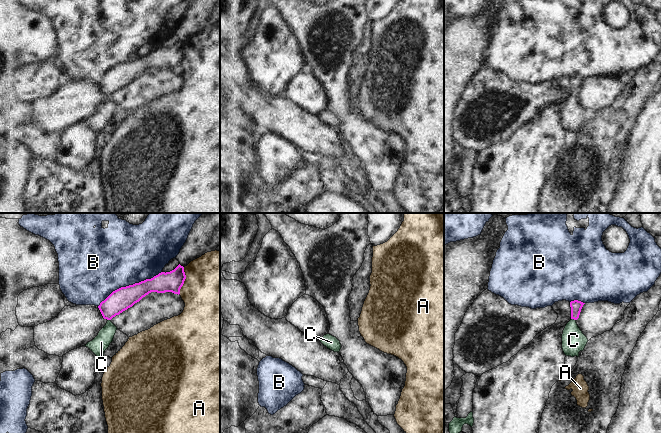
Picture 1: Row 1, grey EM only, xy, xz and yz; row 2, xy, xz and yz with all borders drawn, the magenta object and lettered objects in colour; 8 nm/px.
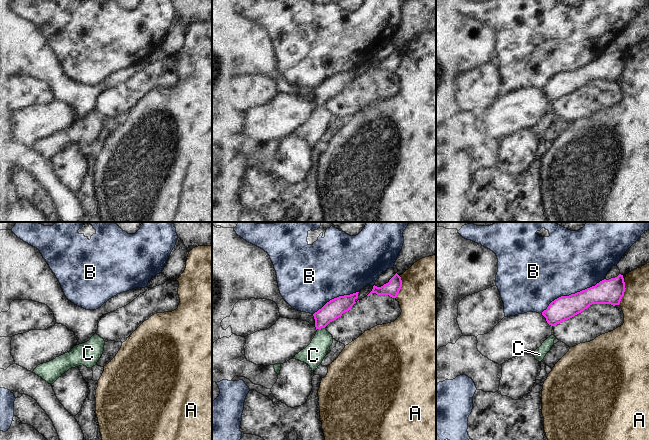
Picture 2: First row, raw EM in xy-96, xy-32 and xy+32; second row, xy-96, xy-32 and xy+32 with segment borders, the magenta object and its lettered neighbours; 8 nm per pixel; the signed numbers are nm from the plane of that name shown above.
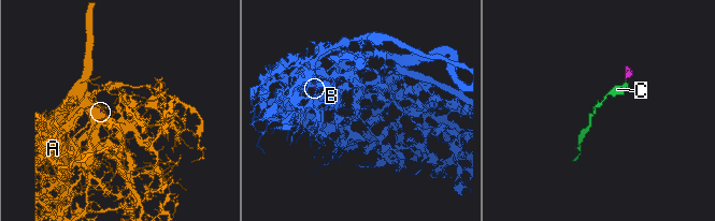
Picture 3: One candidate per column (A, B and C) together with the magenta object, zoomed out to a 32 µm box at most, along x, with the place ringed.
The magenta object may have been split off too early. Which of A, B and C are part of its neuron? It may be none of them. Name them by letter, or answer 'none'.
C

